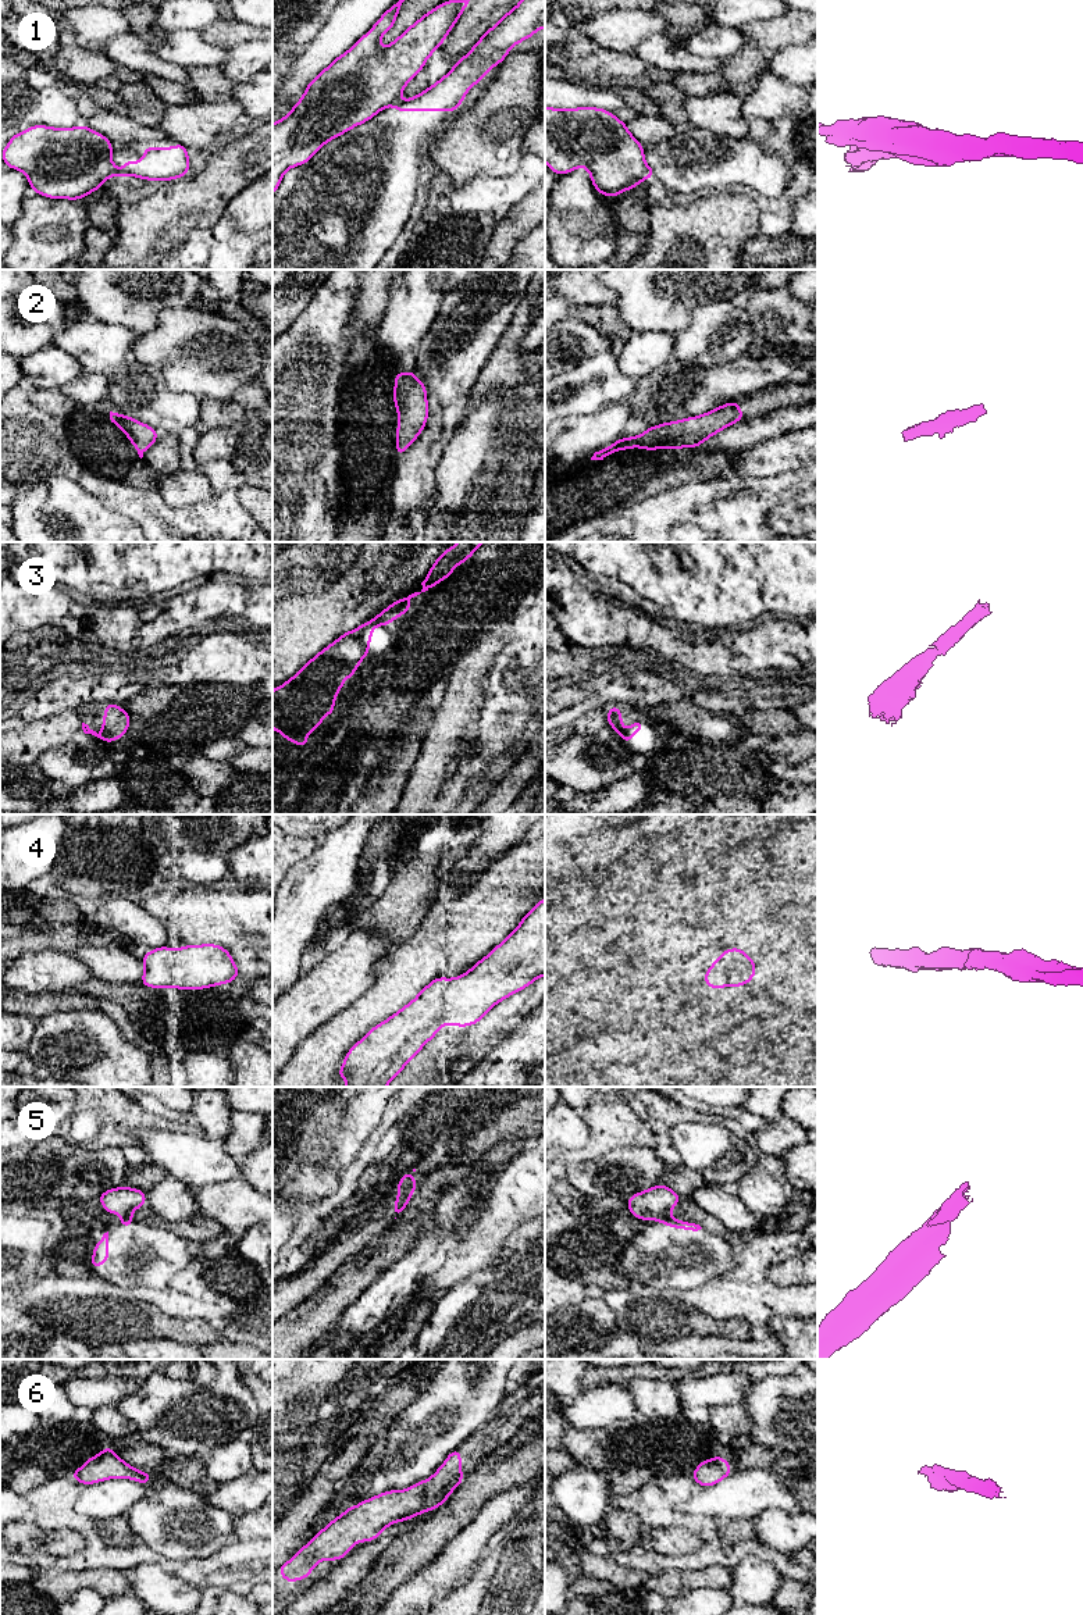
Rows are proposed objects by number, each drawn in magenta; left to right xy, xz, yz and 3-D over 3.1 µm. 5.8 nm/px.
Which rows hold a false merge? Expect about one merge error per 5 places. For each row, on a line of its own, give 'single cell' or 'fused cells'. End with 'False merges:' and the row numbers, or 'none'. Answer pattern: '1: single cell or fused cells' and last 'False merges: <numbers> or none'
1: fused cells
2: single cell
3: single cell
4: single cell
5: fused cells
6: single cell
False merges: 1, 5

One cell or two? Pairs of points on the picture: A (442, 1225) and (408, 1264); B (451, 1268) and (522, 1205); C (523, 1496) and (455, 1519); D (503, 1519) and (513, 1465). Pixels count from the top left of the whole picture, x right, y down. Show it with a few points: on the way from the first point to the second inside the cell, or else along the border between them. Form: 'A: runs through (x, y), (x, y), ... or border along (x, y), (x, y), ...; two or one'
A: runs through (437, 1234), (417, 1254); one
B: runs through (469, 1251), (503, 1216); one
C: border along (505, 1490), (495, 1494), (456, 1533); two
D: border along (530, 1479), (497, 1493), (483, 1507); two

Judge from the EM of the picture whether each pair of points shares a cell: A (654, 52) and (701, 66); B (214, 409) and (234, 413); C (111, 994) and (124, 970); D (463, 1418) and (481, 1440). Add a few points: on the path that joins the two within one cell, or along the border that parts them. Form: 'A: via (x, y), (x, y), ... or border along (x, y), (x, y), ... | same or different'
A: via (665, 54), (690, 63) | same
B: via (218, 413), (230, 413) | same
C: border along (93, 976), (107, 981), (139, 983) | different
D: border along (476, 1429), (451, 1453) | different

